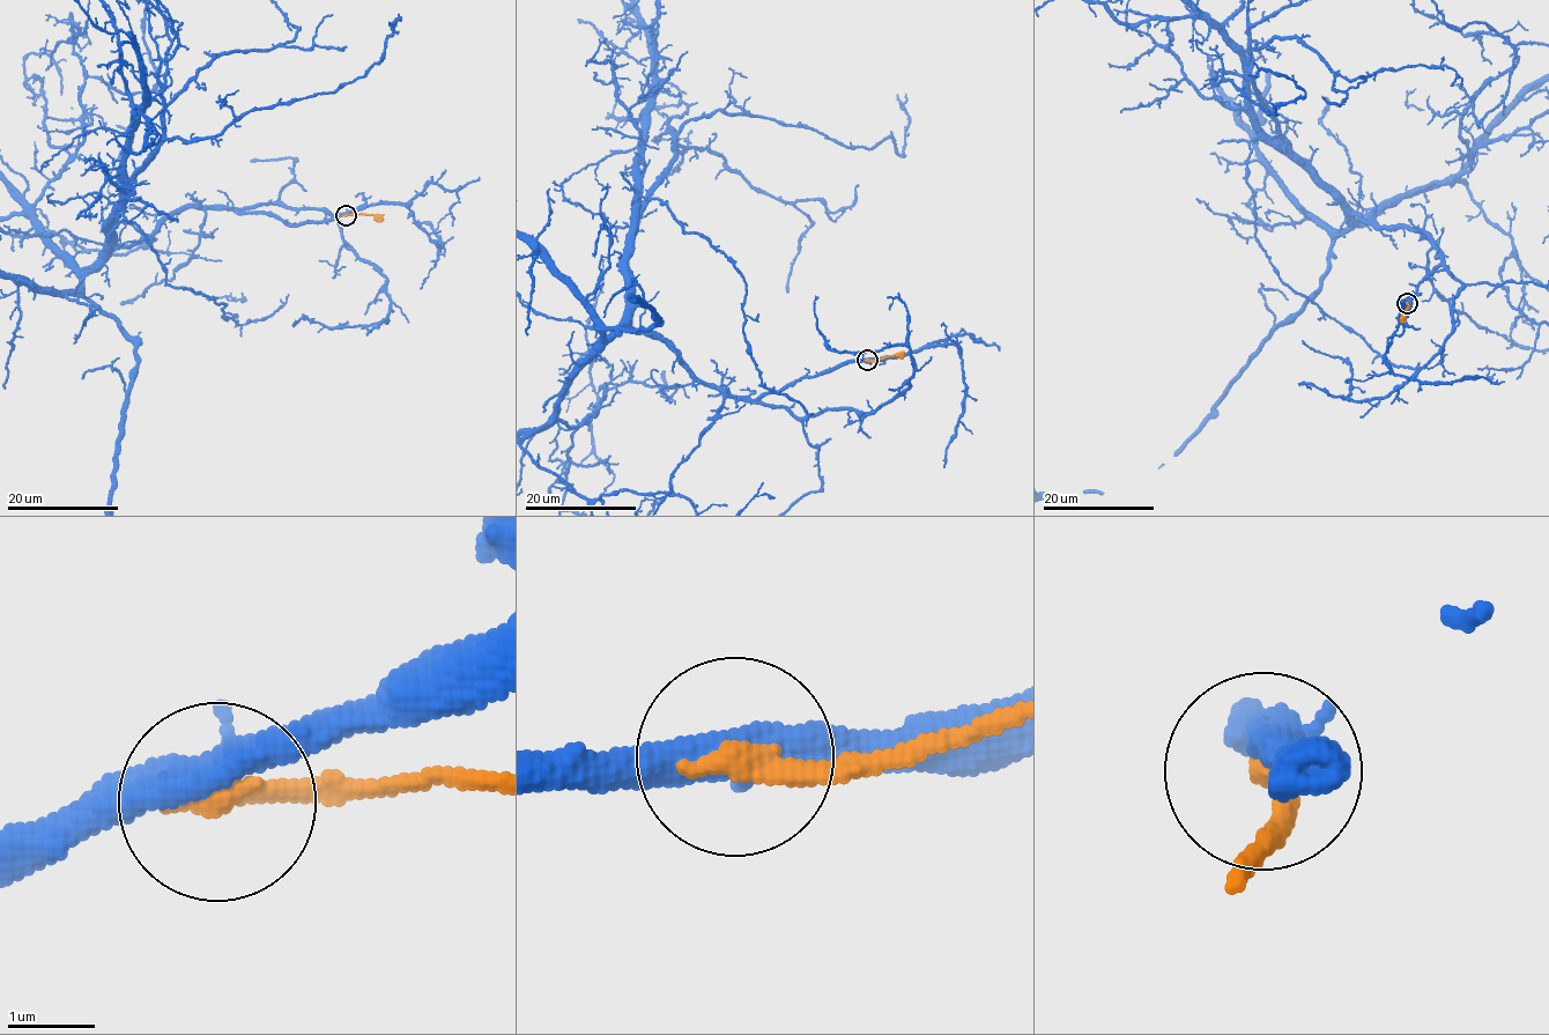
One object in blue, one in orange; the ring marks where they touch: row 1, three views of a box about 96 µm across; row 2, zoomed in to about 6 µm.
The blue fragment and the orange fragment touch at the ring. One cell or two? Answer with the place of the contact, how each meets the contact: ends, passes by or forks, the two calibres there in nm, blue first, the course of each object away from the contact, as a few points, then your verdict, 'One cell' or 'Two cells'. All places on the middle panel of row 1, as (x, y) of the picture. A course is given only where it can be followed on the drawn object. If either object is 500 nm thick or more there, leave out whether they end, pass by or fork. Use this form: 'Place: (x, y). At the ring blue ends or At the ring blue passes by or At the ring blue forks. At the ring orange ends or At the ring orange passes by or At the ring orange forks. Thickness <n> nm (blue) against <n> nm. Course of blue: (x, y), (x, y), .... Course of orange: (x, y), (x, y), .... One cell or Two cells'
Place: (867, 360). At the ring blue passes by. At the ring orange ends. Thickness 440 nm (blue) against 300 nm. Course of orange: (867, 360), (904, 353). Two cells

